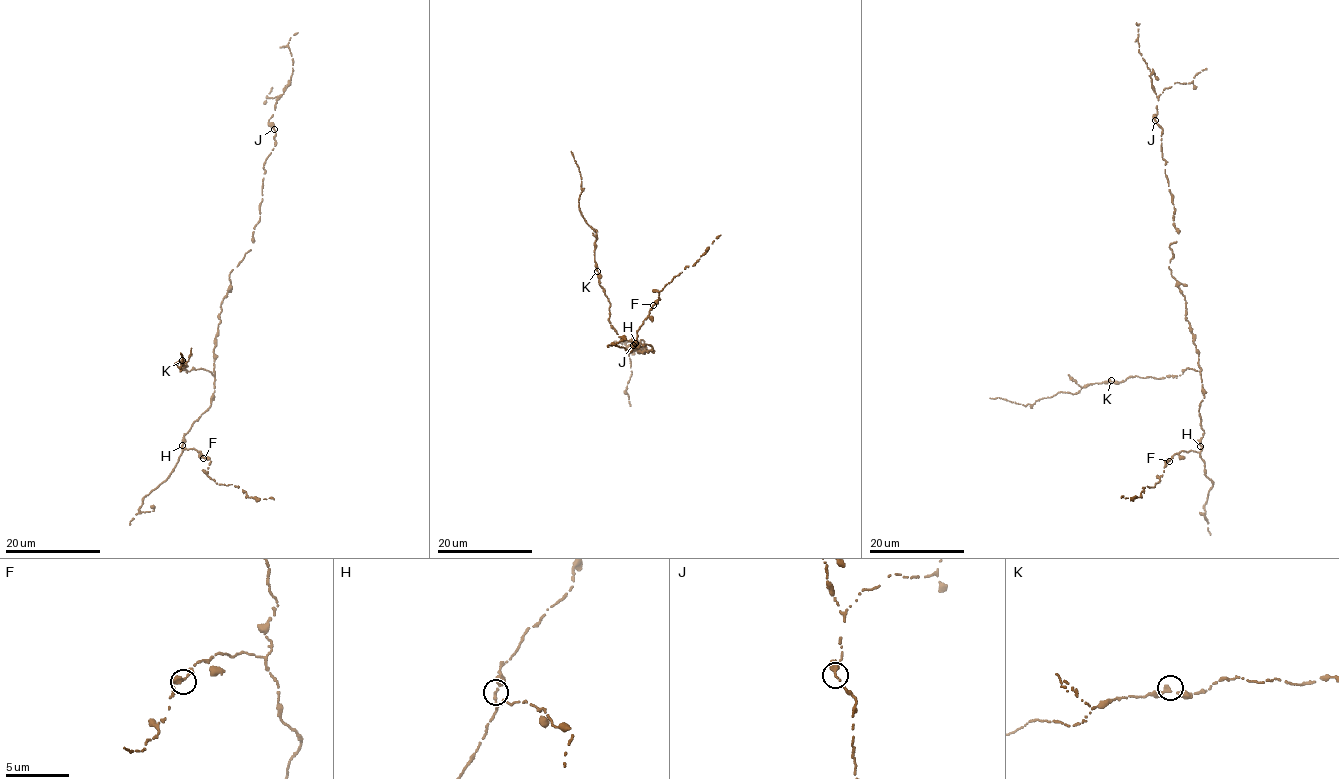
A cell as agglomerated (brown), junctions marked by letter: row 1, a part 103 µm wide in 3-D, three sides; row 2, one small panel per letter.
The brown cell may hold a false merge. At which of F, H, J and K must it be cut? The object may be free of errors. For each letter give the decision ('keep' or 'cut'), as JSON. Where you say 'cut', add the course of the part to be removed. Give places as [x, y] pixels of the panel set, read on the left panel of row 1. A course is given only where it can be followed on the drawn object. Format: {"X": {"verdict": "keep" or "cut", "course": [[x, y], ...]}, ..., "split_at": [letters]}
{"F": {"verdict": "keep"}, "H": {"verdict": "keep"}, "J": {"verdict": "keep"}, "K": {"verdict": "keep"}, "split_at": []}

